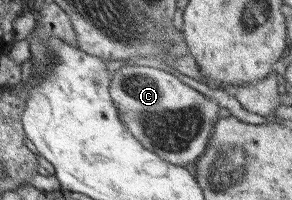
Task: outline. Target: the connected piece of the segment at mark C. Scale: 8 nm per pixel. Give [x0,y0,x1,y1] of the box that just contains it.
[112,64,219,167]

